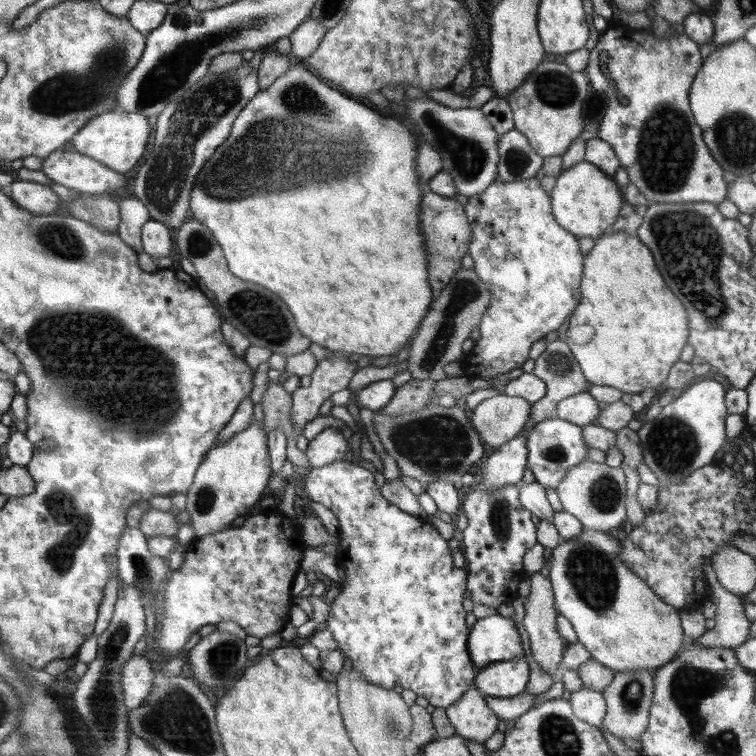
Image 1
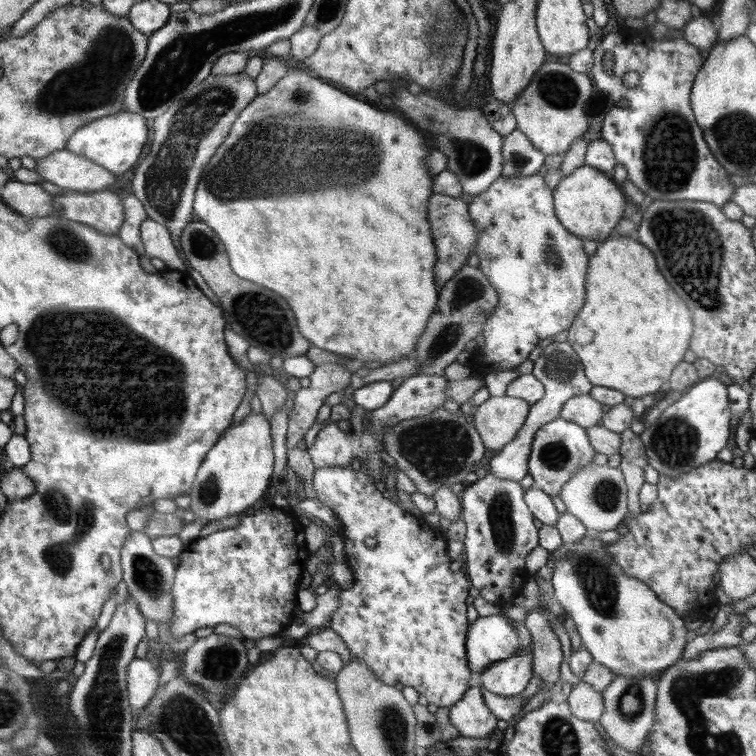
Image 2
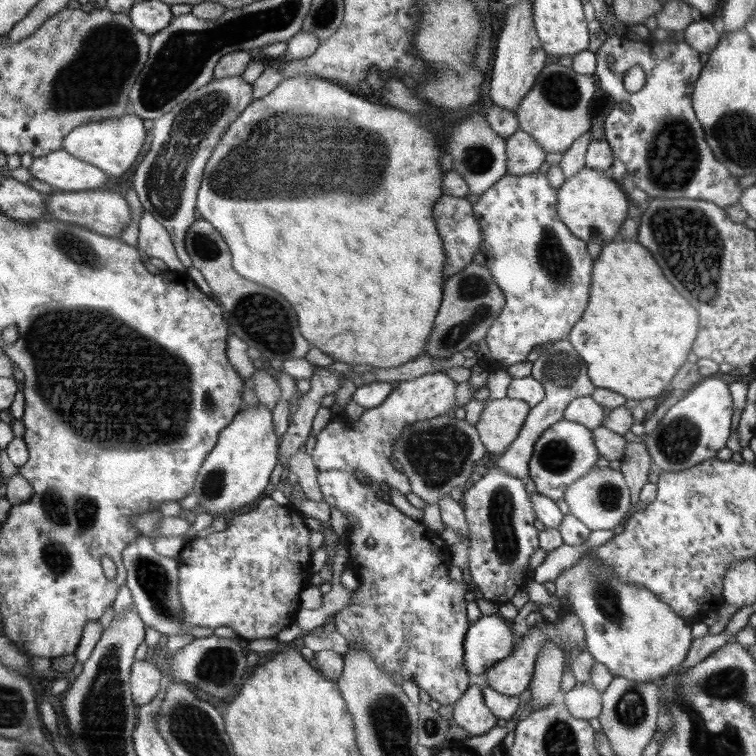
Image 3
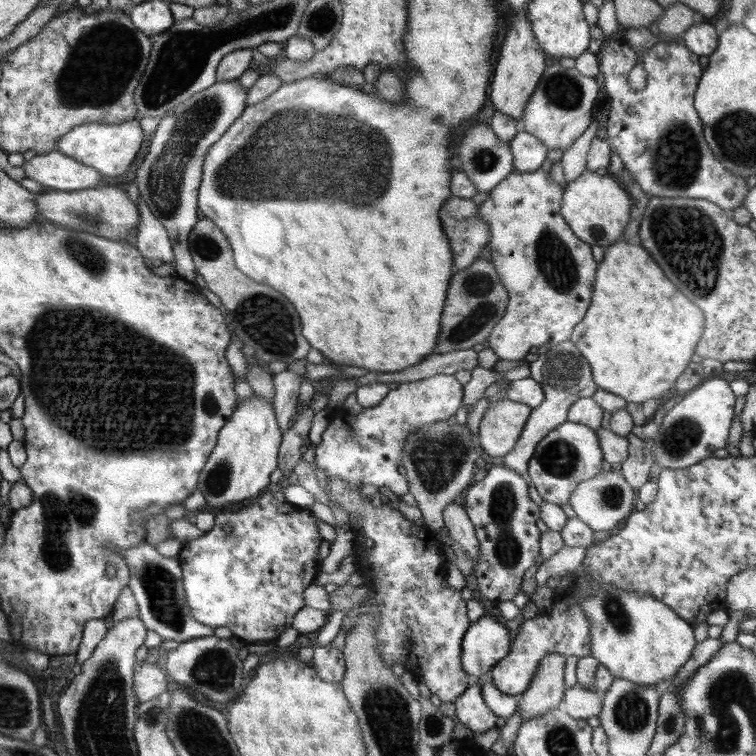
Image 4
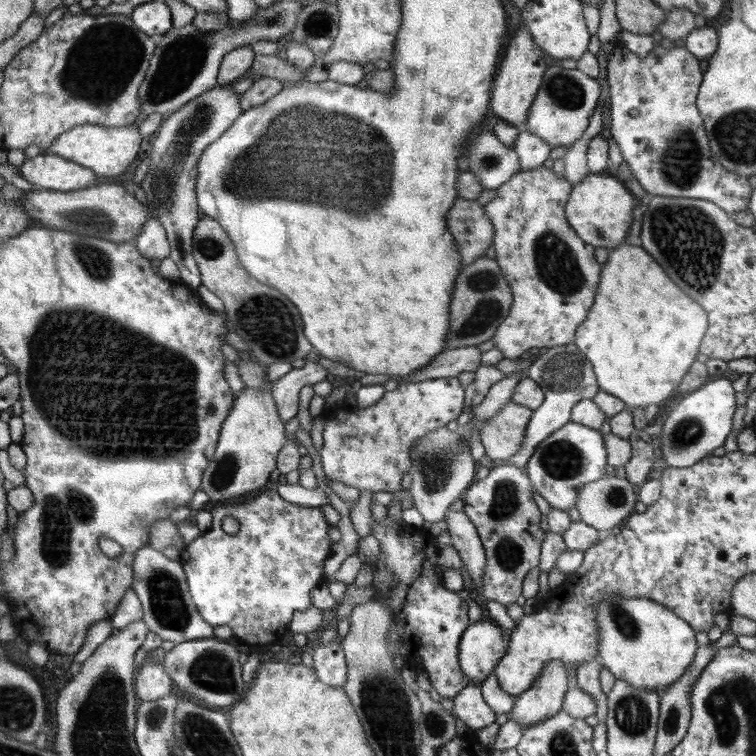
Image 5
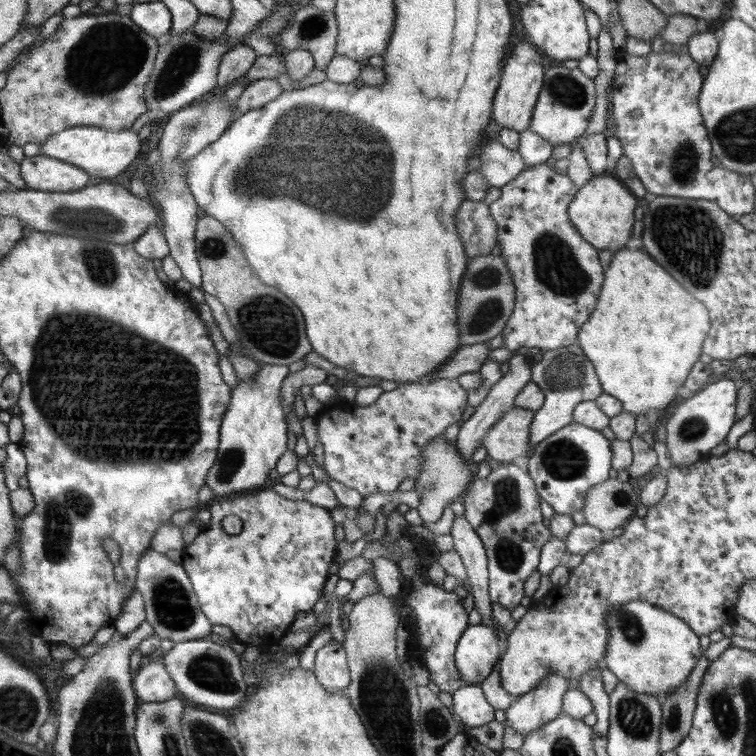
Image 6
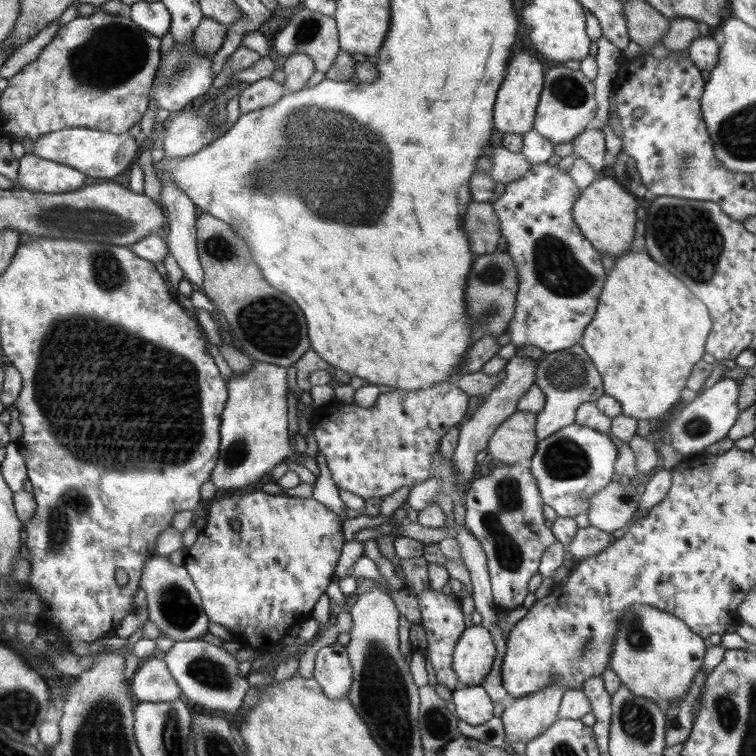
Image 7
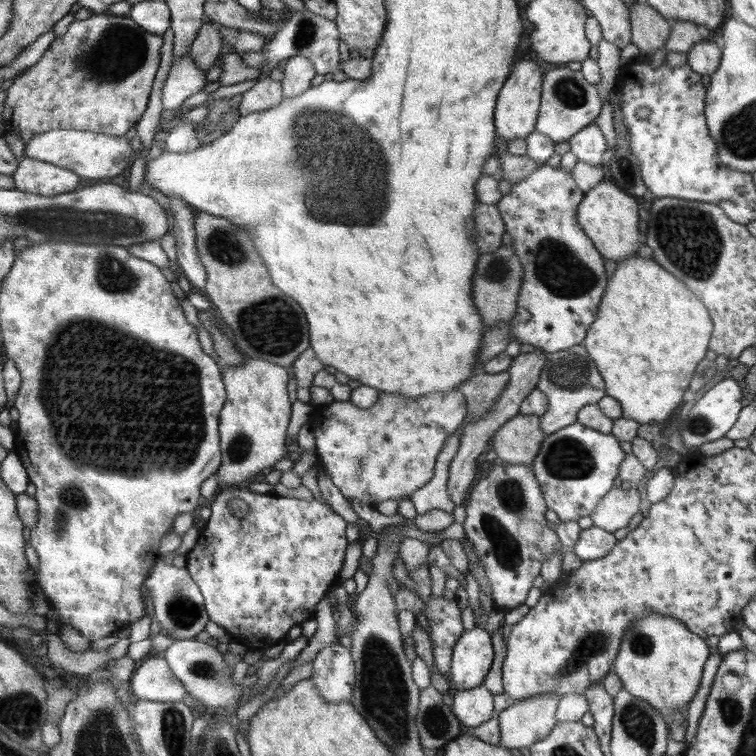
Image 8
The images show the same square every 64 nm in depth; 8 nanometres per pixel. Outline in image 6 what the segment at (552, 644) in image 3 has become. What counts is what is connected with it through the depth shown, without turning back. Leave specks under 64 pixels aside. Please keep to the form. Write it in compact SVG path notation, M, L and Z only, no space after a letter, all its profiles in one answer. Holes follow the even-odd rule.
M549 671L549 673L536 685L536 688L520 695L517 699L508 706L505 710L506 726L512 726L524 737L534 730L538 731L544 723L554 720L562 713L562 704L565 692L571 687L570 680L564 675Z

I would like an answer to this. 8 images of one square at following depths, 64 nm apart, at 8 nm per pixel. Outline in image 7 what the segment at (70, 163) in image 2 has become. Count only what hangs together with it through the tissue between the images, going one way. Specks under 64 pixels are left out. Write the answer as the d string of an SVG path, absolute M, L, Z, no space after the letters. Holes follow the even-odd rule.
M26 153L19 159L17 188L32 192L63 193L84 186L86 175L56 161L43 159L34 153Z

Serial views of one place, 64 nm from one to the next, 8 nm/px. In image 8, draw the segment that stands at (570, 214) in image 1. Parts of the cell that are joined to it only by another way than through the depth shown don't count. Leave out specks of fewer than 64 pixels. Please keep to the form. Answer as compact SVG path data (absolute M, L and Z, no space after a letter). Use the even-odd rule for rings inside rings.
M604 179L584 193L582 202L578 204L578 224L593 242L605 260L618 263L630 255L638 253L639 228L638 204L630 193L618 188L610 179Z

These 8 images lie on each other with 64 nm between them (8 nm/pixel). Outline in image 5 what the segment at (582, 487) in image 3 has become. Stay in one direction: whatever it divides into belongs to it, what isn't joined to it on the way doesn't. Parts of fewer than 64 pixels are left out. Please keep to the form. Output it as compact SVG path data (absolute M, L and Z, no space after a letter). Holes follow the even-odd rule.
M615 475L584 484L576 498L579 521L596 531L612 531L635 512L636 497L633 486Z

